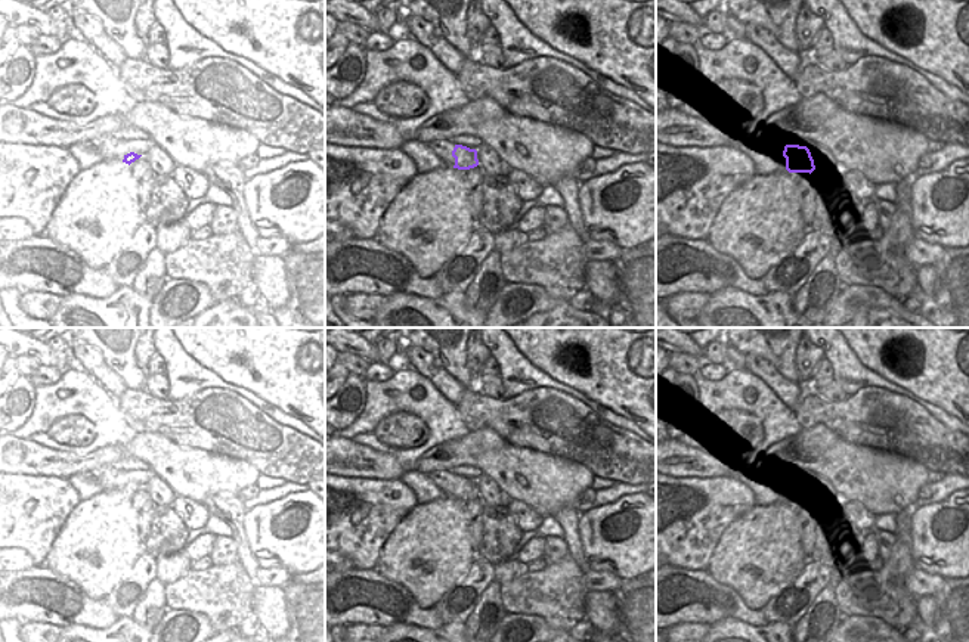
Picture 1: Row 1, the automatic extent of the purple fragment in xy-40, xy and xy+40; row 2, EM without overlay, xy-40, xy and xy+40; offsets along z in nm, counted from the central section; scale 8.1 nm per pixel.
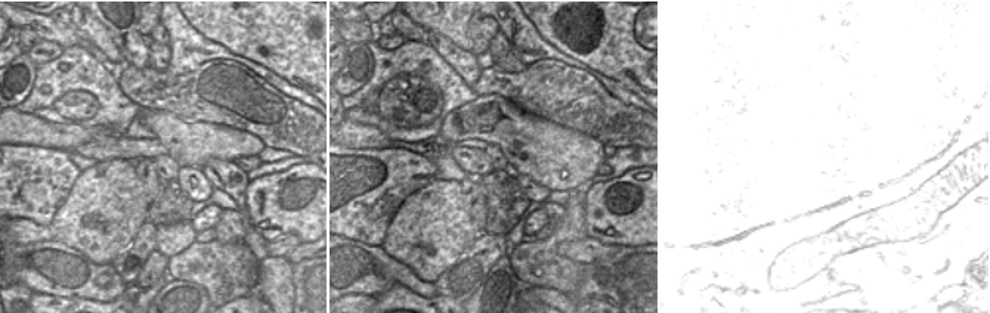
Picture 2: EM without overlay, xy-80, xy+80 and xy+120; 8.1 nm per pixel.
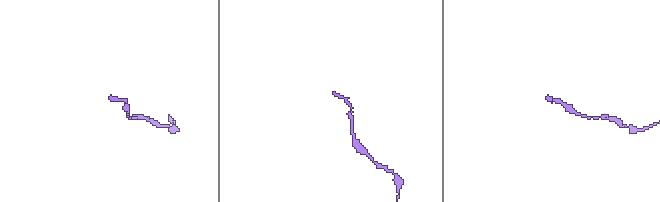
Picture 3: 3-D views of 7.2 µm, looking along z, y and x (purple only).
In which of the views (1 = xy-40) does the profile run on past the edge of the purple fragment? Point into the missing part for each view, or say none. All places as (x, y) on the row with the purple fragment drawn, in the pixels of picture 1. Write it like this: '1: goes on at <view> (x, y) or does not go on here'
1: does not go on here

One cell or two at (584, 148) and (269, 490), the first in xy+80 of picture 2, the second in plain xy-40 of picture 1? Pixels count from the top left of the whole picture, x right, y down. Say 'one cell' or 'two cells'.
two cells

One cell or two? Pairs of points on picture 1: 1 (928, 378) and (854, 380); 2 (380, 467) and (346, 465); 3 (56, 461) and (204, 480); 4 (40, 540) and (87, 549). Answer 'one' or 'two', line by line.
1: two
2: one
3: one
4: two

